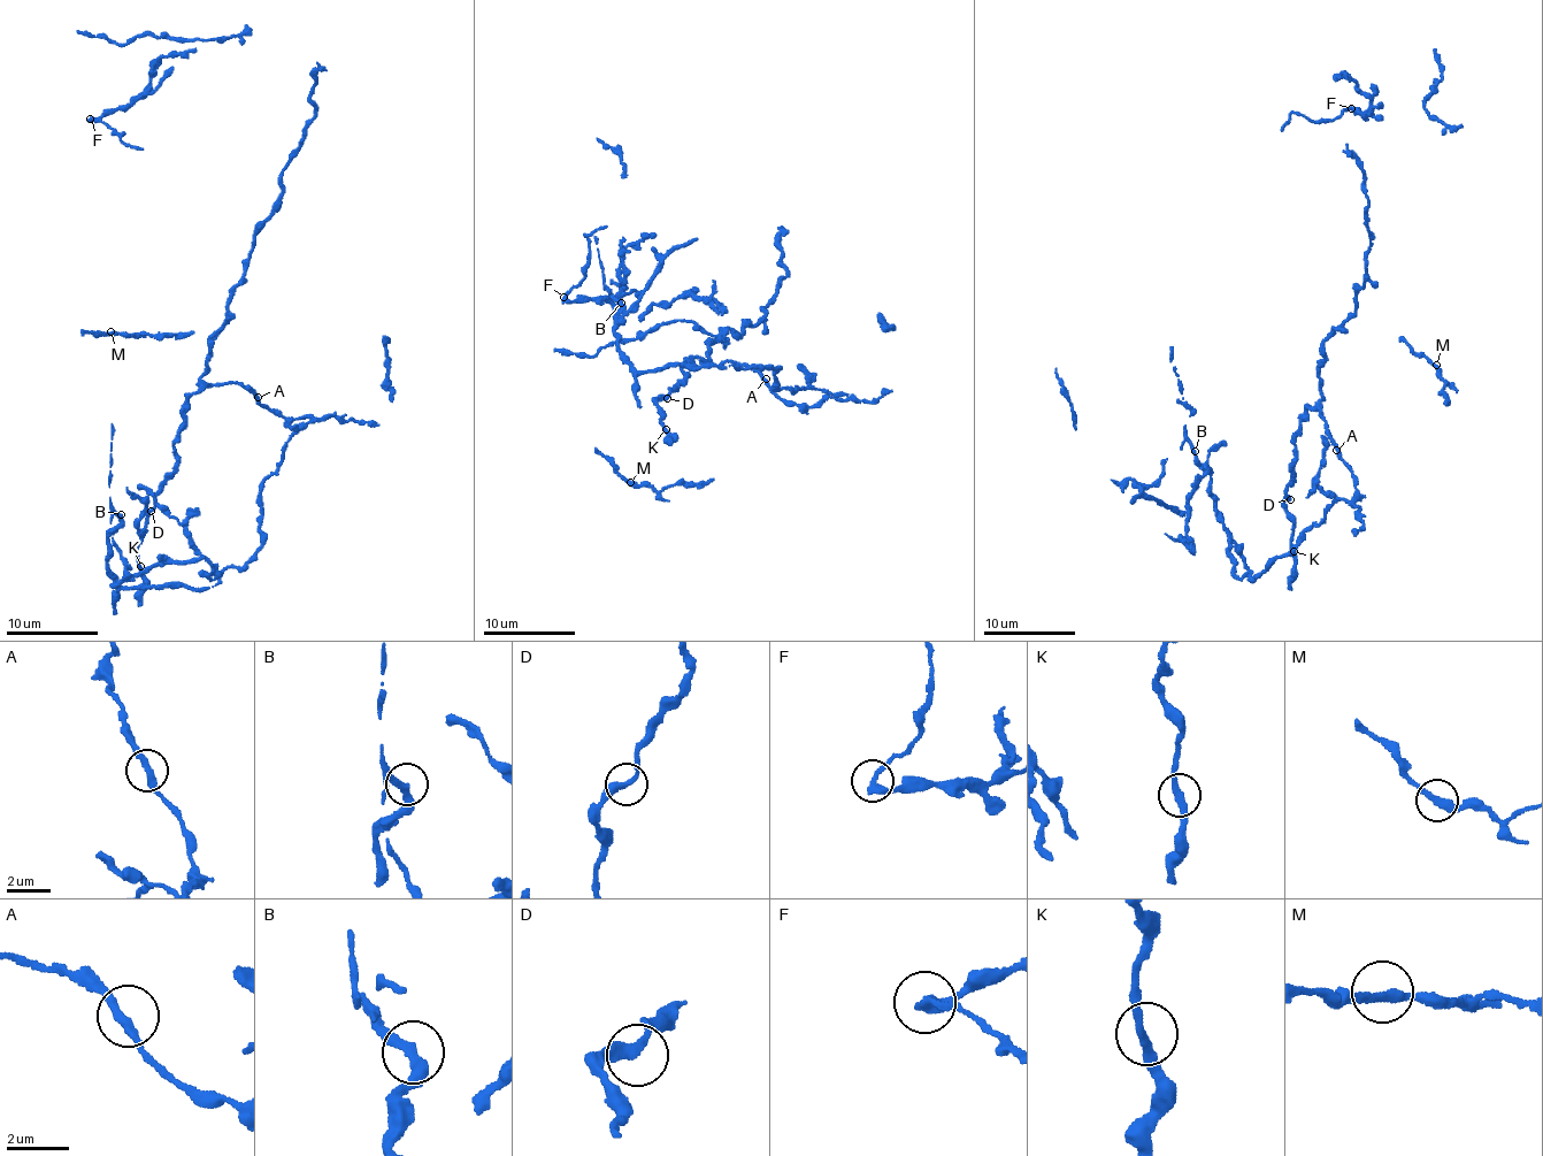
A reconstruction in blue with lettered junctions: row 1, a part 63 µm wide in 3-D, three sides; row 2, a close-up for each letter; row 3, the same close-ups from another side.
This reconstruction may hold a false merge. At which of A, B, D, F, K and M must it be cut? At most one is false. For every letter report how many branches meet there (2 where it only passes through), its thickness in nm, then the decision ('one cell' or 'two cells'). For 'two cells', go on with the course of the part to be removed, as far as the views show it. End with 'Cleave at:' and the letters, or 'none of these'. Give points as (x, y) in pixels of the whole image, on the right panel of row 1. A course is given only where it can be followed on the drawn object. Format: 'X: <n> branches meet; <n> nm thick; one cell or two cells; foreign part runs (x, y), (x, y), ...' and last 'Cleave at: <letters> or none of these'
A: 2 branches meet; 280 nm thick; one cell
B: 2 branches meet; 260 nm thick; one cell
D: 2 branches meet; 300 nm thick; one cell
F: 2 branches meet; 280 nm thick; two cells; foreign part runs (1352, 109), (1332, 120), (1310, 121), (1300, 114), (1290, 115), (1282, 130)
K: 2 branches meet; 280 nm thick; one cell
M: 2 branches meet; 280 nm thick; one cell
Cleave at: F

